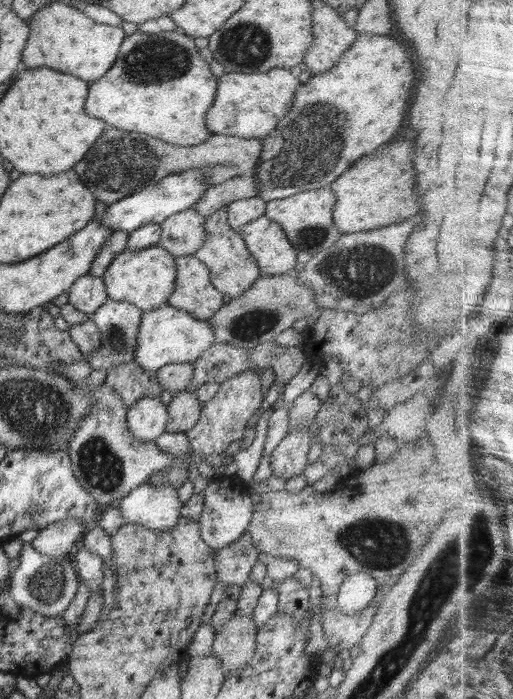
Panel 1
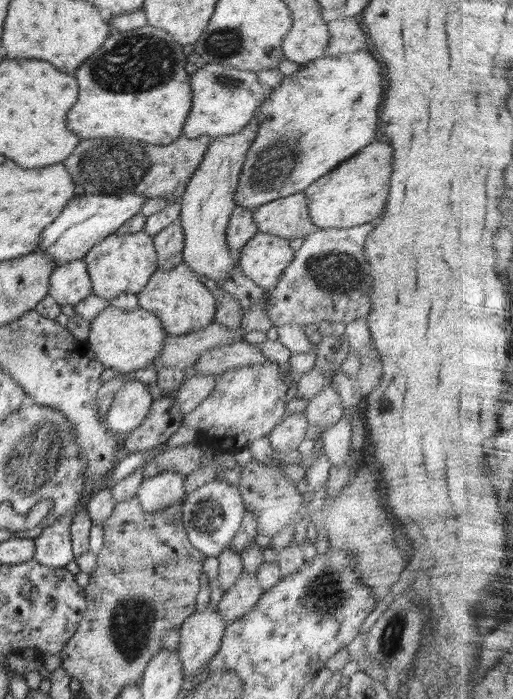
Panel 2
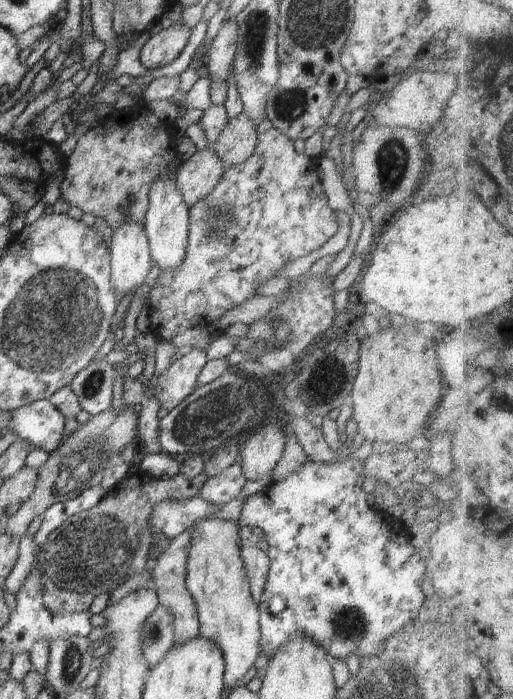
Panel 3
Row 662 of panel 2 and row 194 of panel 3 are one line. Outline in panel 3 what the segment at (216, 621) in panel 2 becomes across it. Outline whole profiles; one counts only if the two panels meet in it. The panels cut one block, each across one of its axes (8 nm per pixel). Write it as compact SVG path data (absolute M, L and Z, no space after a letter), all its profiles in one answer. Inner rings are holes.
M210 146L197 150L188 160L181 162L175 183L186 204L192 206L210 195L225 169L220 157Z

